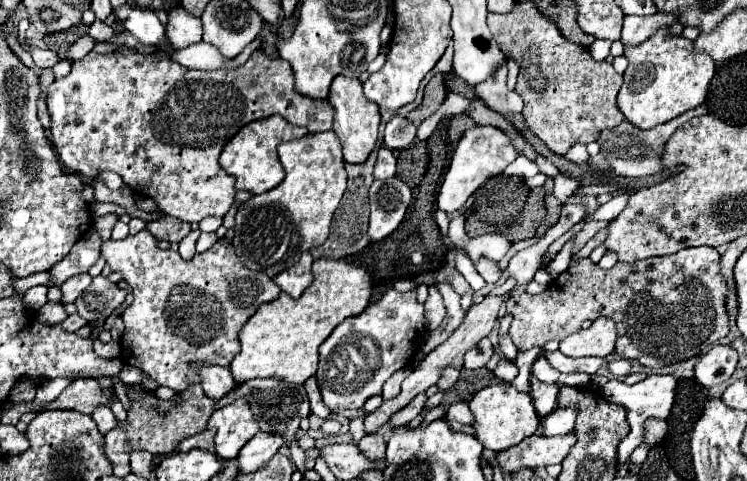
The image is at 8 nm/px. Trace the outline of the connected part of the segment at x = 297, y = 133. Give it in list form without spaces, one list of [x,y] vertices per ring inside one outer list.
[[[269,116],[257,122],[249,122],[223,148],[219,156],[219,164],[227,170],[227,174],[233,174],[237,178],[237,184],[235,184],[237,190],[249,190],[253,194],[267,192],[283,180],[283,166],[277,158],[277,146],[281,142],[299,140],[305,134],[307,134],[305,128],[285,122],[285,118],[281,116]]]

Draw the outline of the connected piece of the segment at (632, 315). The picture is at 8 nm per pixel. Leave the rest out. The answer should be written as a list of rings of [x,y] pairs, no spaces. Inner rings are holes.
[[[689,248],[689,250],[679,250],[677,254],[649,258],[635,264],[617,262],[611,270],[599,268],[589,258],[573,260],[569,268],[561,272],[553,280],[553,284],[549,284],[547,290],[541,292],[539,296],[515,294],[507,300],[507,312],[513,318],[509,336],[519,352],[527,352],[533,346],[543,348],[549,340],[561,342],[563,338],[579,330],[583,318],[609,316],[617,324],[615,352],[621,358],[637,360],[639,364],[653,370],[687,360],[691,356],[703,354],[707,346],[719,342],[729,332],[729,320],[725,312],[727,286],[725,286],[723,276],[719,274],[719,260],[721,256],[715,248]]]

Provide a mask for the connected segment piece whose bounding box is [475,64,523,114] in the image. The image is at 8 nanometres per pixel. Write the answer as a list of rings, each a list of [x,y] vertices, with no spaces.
[[[503,64],[503,68],[497,70],[497,76],[485,80],[481,86],[475,88],[475,96],[493,112],[499,114],[521,112],[523,110],[521,96],[505,86],[505,78],[507,78],[507,66]]]

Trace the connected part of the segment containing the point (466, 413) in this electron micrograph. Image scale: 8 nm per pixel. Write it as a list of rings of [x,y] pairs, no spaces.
[[[465,400],[461,402],[453,402],[447,410],[447,416],[445,416],[449,422],[461,422],[461,424],[471,424],[473,422],[473,414],[467,406]]]

